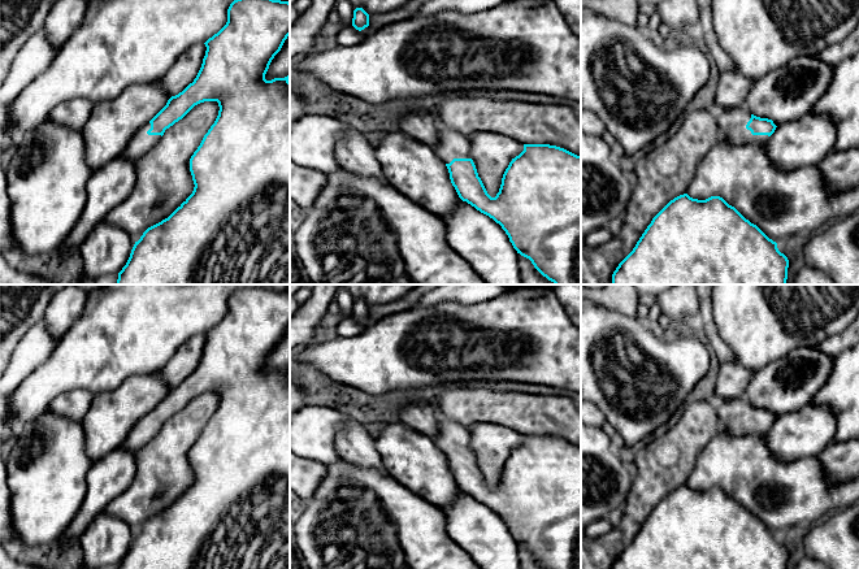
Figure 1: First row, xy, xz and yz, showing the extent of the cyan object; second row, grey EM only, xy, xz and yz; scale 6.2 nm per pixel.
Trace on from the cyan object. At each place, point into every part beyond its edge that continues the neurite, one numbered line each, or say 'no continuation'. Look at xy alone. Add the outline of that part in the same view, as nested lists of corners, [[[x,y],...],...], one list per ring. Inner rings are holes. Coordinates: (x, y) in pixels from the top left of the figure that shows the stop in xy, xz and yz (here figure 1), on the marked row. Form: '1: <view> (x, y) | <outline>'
1: xy (141, 143) | [[[151,123],[143,125],[131,138],[121,157],[136,161],[146,155],[161,138],[161,135],[148,135]]]

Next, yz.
1: yz (732, 122) | [[[743,105],[716,112],[716,118],[719,122],[719,134],[726,140],[736,143],[767,143],[771,138],[768,135],[752,135],[746,129],[751,113]]]

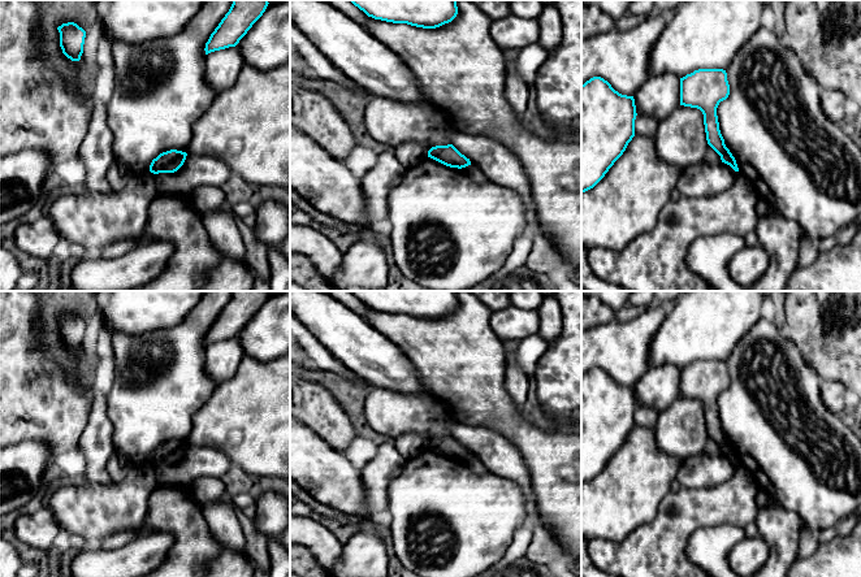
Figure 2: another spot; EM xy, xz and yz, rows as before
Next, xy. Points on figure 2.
no continuation

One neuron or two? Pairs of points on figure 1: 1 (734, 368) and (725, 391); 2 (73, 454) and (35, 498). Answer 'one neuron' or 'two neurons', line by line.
1: one neuron
2: one neuron

